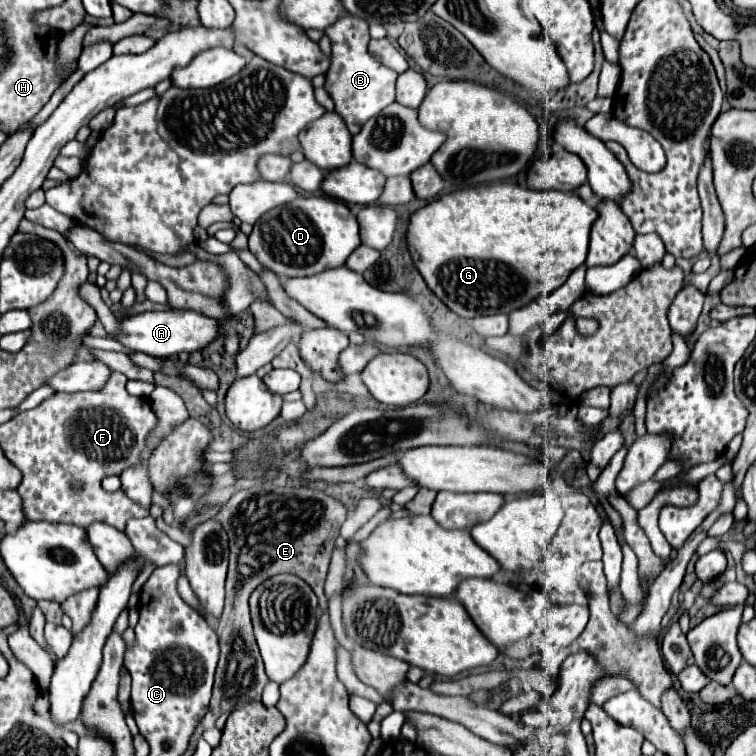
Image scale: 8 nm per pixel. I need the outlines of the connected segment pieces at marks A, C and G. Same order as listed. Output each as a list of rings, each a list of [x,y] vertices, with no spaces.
[[[170,309],[170,311],[148,311],[130,315],[120,321],[122,333],[116,337],[120,343],[132,347],[134,351],[142,351],[154,357],[174,357],[182,351],[194,353],[198,349],[204,349],[208,343],[212,343],[220,335],[220,323],[218,319],[206,317],[202,313],[196,313],[192,309]]]
[[[164,565],[152,571],[140,593],[140,621],[136,625],[136,645],[126,653],[124,667],[132,677],[132,715],[142,733],[142,721],[152,721],[152,717],[204,717],[210,703],[214,669],[218,663],[218,637],[214,629],[208,627],[206,619],[186,605],[178,591],[176,581],[180,575],[178,565]]]
[[[490,183],[462,189],[428,203],[410,215],[406,243],[414,267],[440,301],[460,317],[510,313],[532,299],[560,287],[568,275],[586,261],[590,227],[596,211],[574,193],[534,191],[514,183]]]

